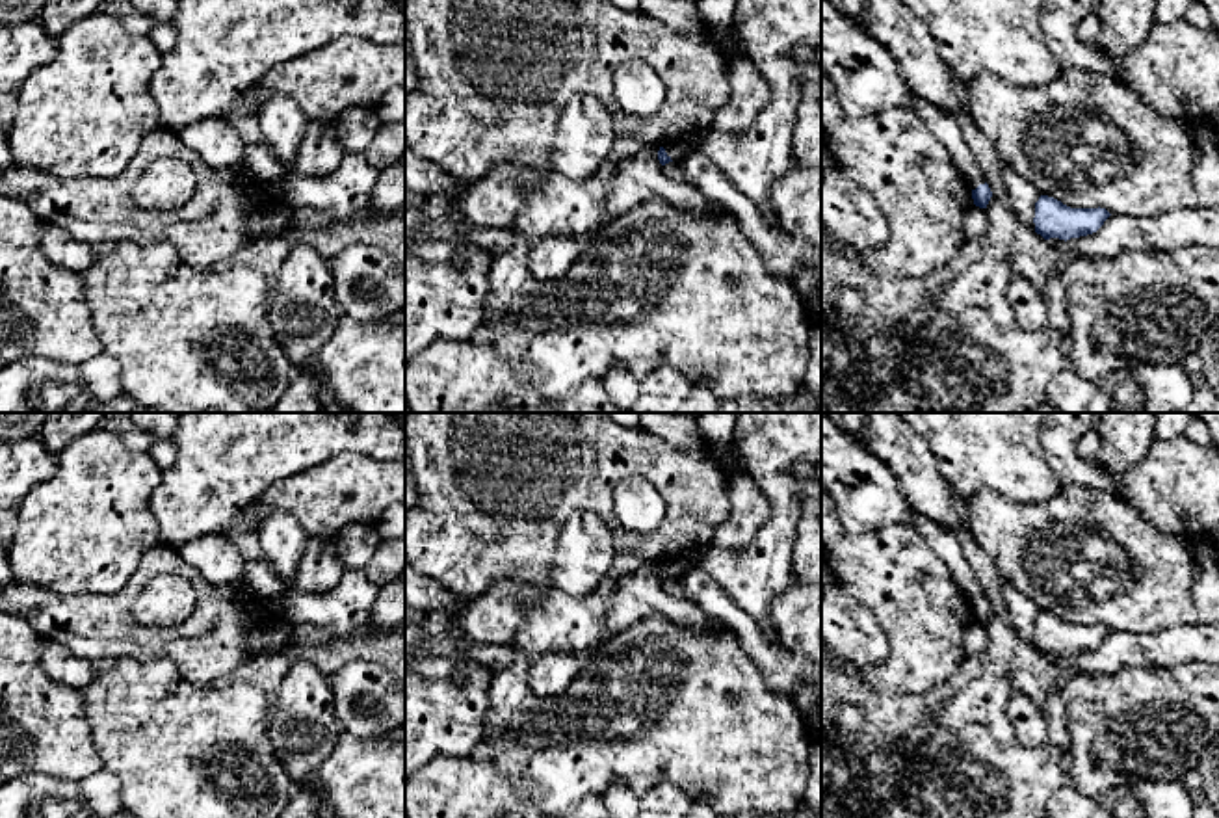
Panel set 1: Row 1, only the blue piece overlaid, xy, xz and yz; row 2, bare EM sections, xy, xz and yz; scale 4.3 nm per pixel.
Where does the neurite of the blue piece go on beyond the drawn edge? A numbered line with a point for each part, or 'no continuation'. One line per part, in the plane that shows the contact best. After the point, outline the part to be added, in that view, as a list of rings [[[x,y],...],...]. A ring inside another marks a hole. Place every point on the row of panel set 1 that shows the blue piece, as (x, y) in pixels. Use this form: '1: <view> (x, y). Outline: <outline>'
1: xz (677, 149). Outline: [[[680,139],[680,141],[673,141],[669,145],[663,147],[667,156],[676,162],[678,158],[689,154],[695,149],[695,141],[693,139]]]

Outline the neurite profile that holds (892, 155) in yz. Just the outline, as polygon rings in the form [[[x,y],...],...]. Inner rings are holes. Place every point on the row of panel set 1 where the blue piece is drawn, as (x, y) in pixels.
[[[821,73],[821,139],[834,165],[870,193],[888,219],[890,238],[875,251],[860,253],[821,225],[821,245],[849,255],[870,273],[885,277],[922,277],[950,260],[963,247],[964,219],[974,206],[972,188],[953,164],[946,145],[911,108],[890,108],[849,117],[827,74]]]

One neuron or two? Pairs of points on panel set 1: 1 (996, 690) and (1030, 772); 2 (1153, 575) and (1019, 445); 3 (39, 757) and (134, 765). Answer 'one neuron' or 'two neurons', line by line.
1: one neuron
2: two neurons
3: two neurons

